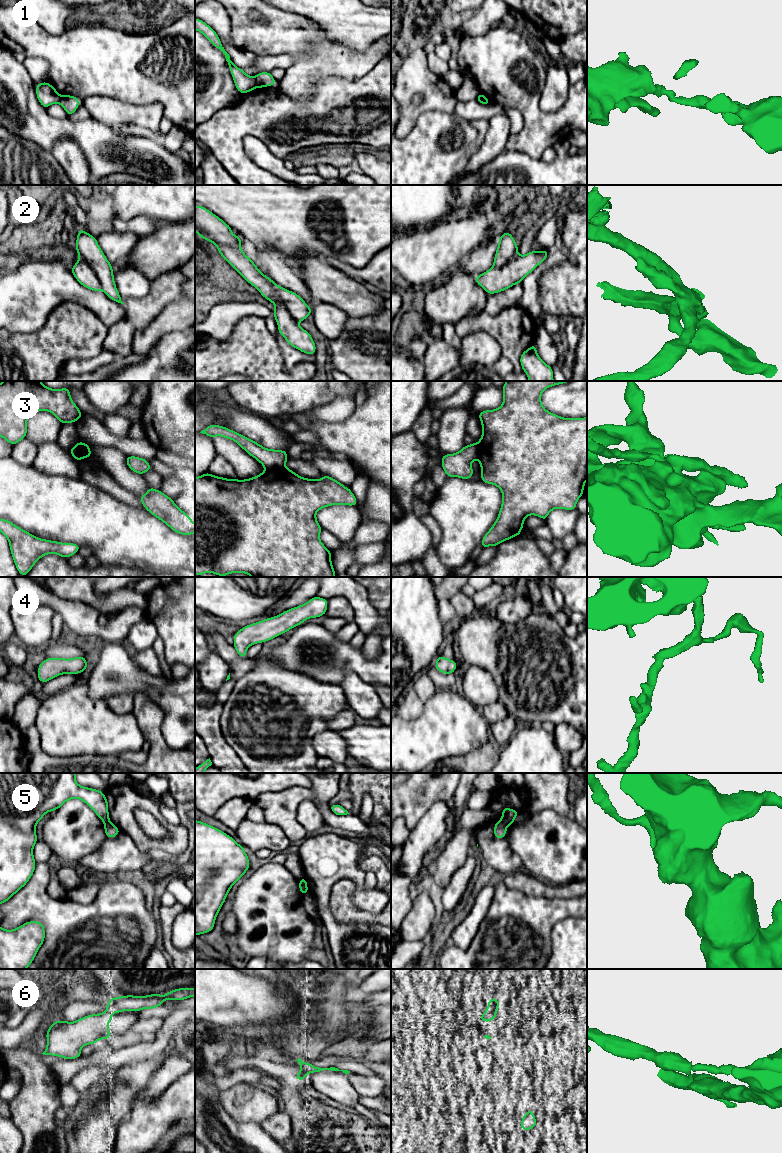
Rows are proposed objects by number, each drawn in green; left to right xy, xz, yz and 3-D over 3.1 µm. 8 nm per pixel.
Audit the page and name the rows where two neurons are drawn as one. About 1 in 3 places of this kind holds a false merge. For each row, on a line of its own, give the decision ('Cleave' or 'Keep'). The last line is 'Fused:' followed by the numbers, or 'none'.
1: Cleave
2: Keep
3: Cleave
4: Keep
5: Cleave
6: Cleave
Fused: 1, 3, 5, 6

